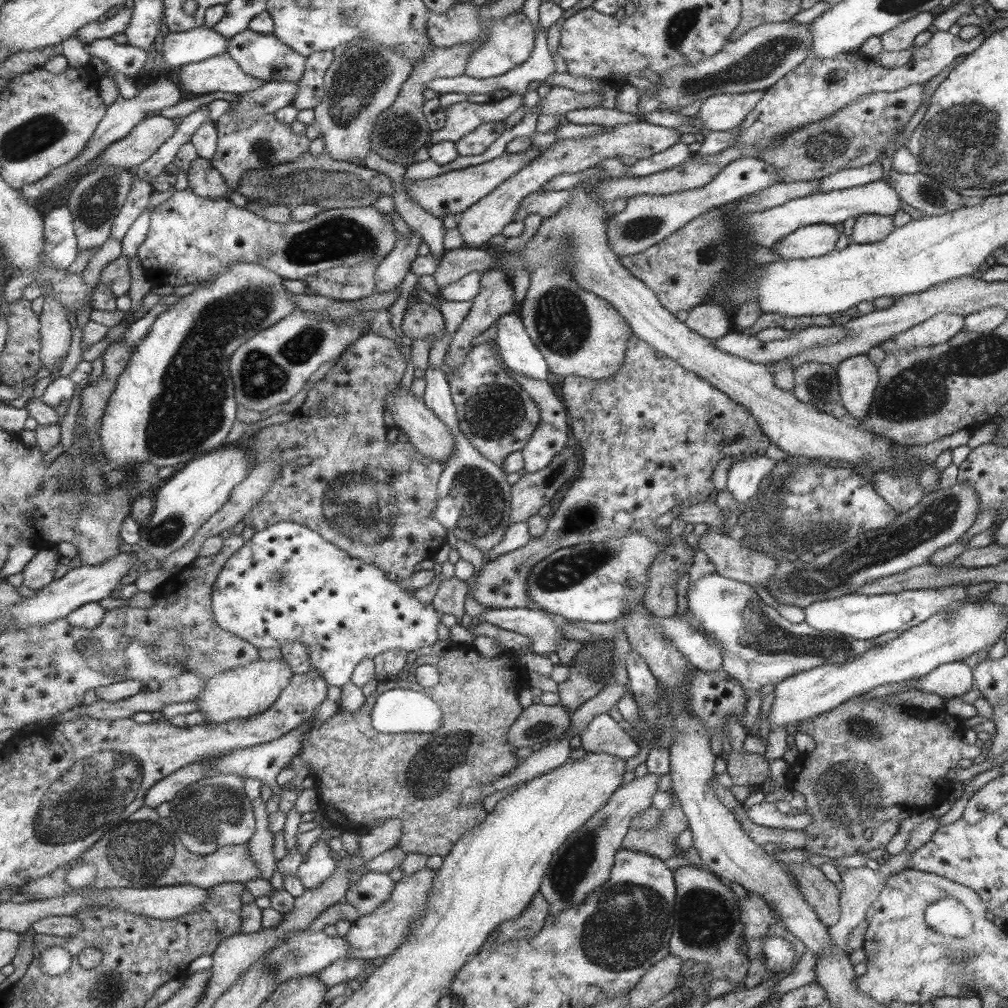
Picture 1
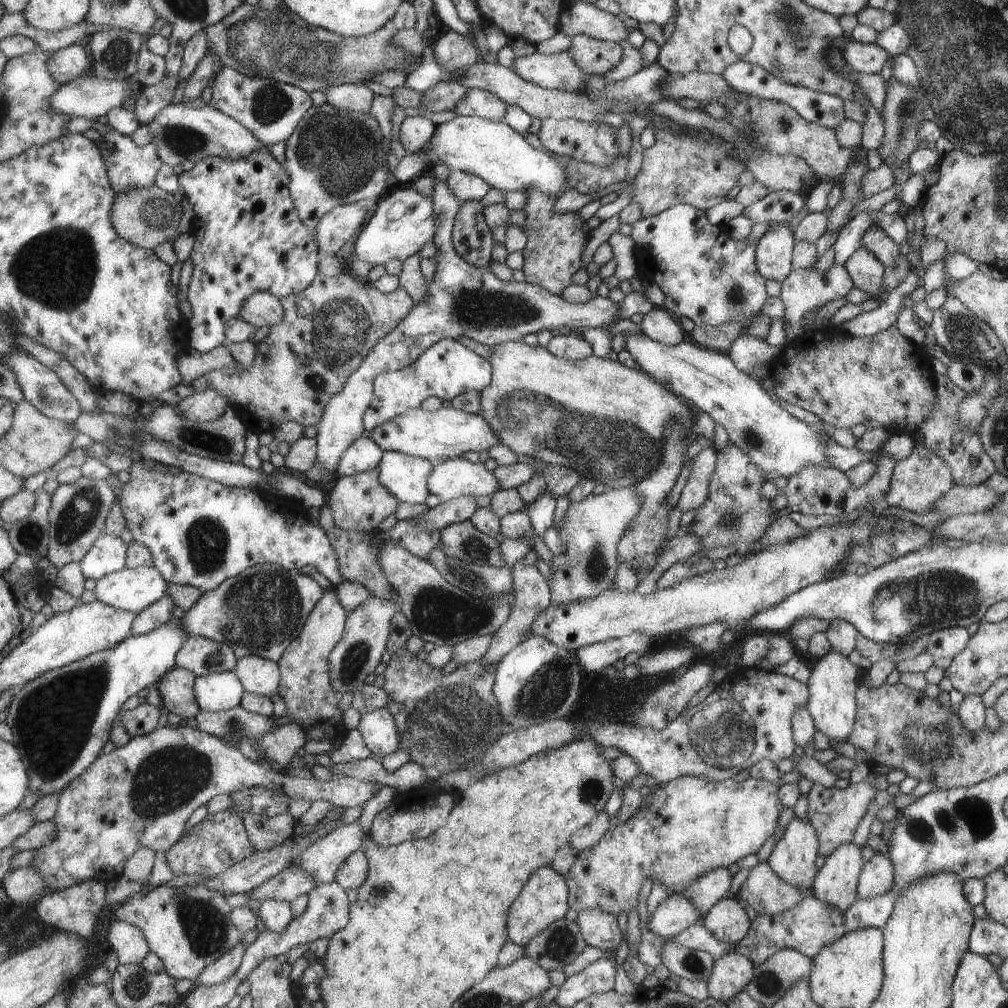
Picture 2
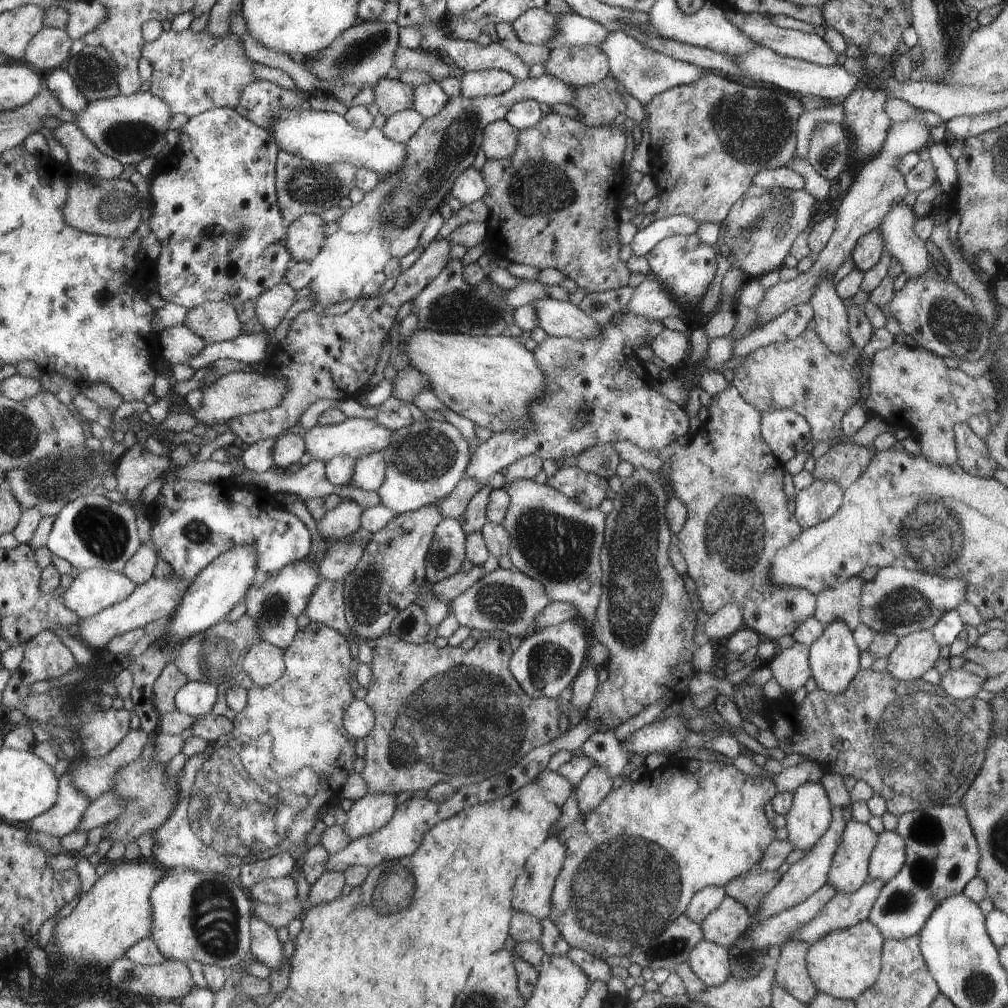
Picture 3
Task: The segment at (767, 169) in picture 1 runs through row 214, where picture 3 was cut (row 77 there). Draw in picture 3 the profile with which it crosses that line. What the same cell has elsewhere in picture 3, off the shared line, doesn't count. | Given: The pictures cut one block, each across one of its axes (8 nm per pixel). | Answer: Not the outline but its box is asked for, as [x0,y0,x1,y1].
[598,31,705,108]

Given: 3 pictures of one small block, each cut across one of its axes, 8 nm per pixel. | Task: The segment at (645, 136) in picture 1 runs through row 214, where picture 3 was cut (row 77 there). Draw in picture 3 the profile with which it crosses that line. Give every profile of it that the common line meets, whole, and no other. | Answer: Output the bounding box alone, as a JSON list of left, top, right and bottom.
[459,69,516,97]

